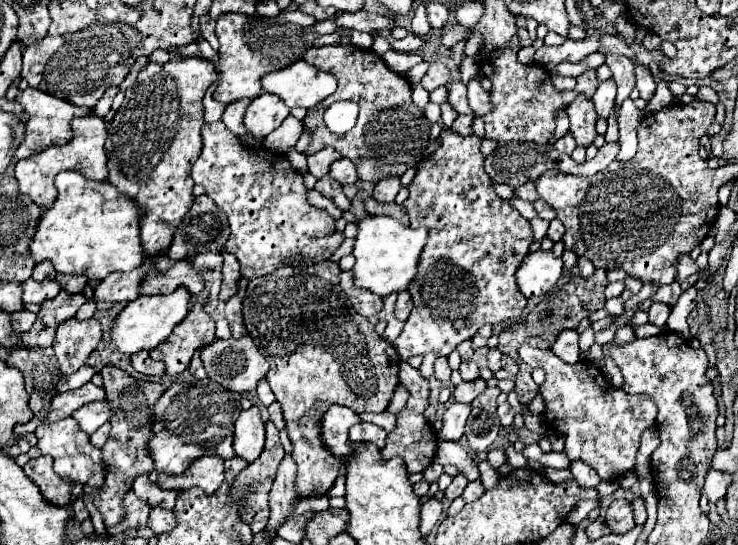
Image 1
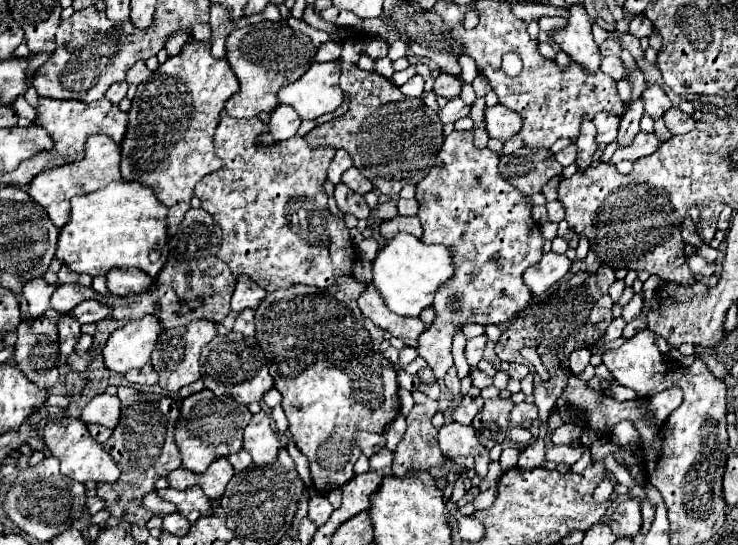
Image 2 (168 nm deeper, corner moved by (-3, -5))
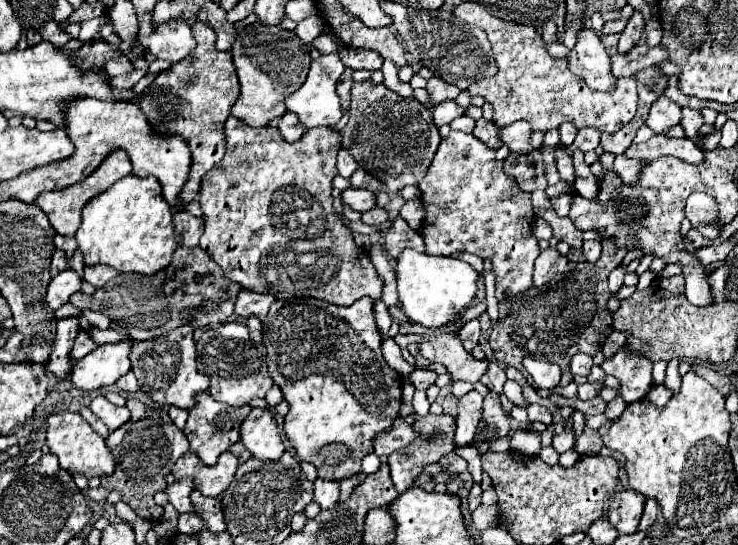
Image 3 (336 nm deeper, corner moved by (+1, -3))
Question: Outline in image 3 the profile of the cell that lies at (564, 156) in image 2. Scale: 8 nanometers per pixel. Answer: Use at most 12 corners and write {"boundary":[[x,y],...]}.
{"boundary":[[555,148],[561,180],[573,184],[575,174],[571,156],[565,148]]}

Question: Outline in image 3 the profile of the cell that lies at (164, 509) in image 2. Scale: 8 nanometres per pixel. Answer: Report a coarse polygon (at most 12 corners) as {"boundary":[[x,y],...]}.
{"boundary":[[177,480],[165,488],[177,512],[193,510],[193,480]]}

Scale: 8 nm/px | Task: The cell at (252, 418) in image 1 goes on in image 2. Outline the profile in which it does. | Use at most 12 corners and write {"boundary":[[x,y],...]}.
{"boundary":[[267,412],[253,414],[243,448],[255,464],[273,464],[281,442]]}

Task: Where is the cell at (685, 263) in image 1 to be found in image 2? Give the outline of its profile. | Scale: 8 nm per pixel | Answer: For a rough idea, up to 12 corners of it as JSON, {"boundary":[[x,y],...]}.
{"boundary":[[699,252],[687,258],[693,274],[711,276],[715,264],[707,262]]}

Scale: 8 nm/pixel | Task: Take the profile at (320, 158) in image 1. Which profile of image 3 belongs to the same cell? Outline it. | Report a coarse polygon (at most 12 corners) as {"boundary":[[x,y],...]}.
{"boundary":[[345,148],[337,154],[337,170],[349,178],[357,162]]}

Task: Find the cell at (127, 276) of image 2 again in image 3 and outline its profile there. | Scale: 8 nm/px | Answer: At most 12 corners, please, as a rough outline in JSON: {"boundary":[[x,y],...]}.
{"boundary":[[105,264],[85,266],[85,276],[95,288],[105,286],[119,272]]}

